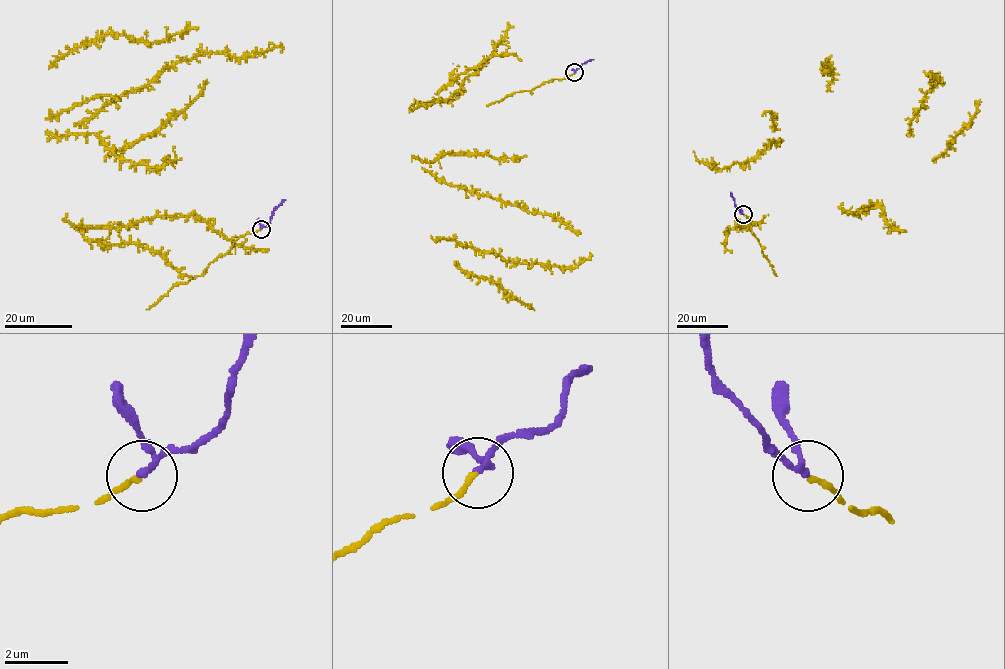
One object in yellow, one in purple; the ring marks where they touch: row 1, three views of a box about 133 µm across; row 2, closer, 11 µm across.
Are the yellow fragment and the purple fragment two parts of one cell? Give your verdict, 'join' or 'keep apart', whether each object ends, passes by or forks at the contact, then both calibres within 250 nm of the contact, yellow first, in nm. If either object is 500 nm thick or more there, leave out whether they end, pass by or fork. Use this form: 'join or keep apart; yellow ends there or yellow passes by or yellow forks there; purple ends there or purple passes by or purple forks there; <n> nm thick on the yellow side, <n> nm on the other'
join; yellow ends there; purple passes by; 160 nm thick on the yellow side, 170 nm on the other

